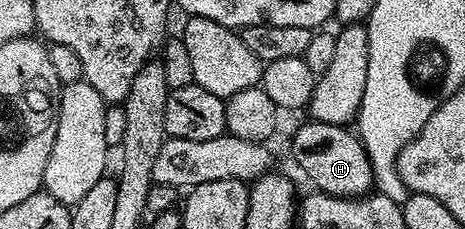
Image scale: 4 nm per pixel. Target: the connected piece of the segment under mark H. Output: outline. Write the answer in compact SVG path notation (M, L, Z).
M307 120L292 134L292 158L300 165L300 170L313 182L315 189L322 194L339 198L359 198L373 189L372 165L368 159L366 148L360 142L360 135L348 126L326 124L315 120Z

